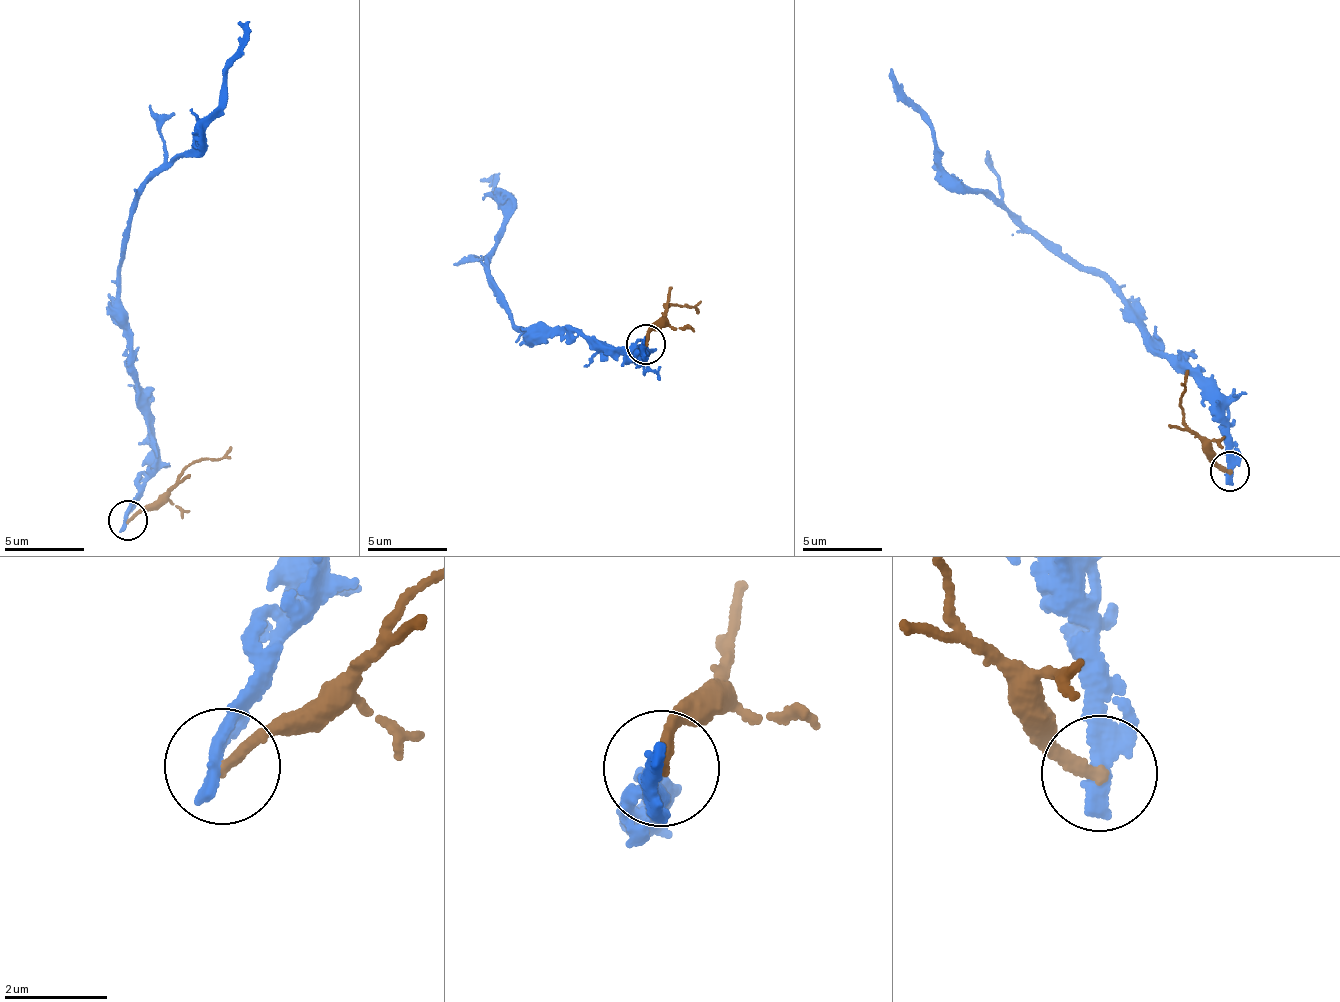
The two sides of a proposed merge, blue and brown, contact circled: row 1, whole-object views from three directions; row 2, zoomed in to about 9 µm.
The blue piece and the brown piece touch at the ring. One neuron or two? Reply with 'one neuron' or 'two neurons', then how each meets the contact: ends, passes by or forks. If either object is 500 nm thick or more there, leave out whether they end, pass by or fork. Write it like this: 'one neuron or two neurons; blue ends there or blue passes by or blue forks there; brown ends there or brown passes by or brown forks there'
two neurons; blue ends there; brown ends there

